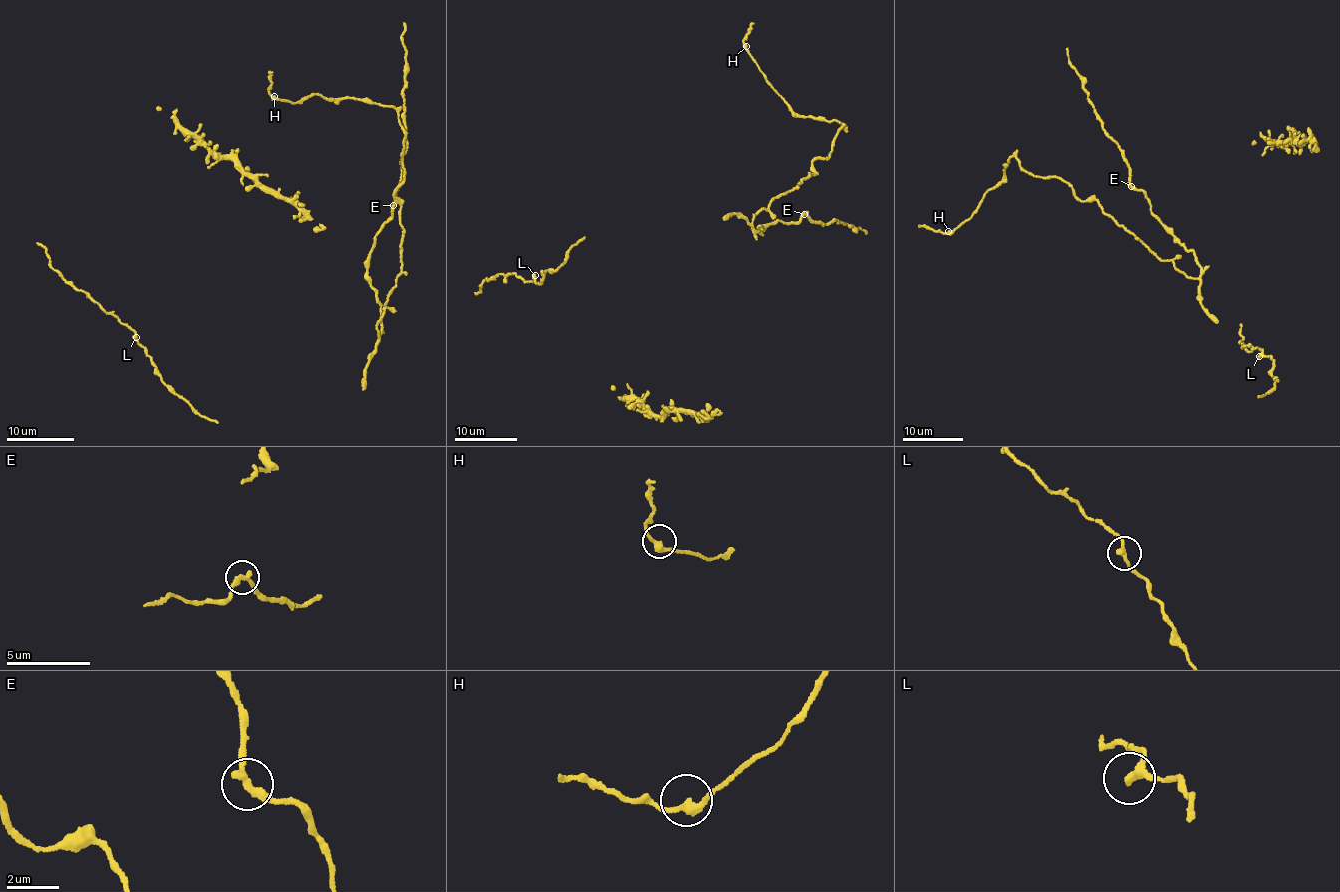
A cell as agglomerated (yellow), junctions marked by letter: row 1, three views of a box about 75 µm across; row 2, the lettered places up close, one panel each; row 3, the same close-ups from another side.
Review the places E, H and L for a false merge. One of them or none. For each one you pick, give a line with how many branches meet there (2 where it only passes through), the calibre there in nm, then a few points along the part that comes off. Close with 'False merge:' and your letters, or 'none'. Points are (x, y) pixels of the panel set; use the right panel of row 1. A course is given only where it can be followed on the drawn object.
False merge: none

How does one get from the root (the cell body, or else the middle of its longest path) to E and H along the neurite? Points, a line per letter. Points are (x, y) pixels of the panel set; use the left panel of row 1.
E: (377, 344), (382, 326), (380, 307), (367, 261), (376, 234), (392, 214), (393, 205)
H: (377, 344), (402, 265), (398, 112), (317, 93), (293, 103), (274, 96)

